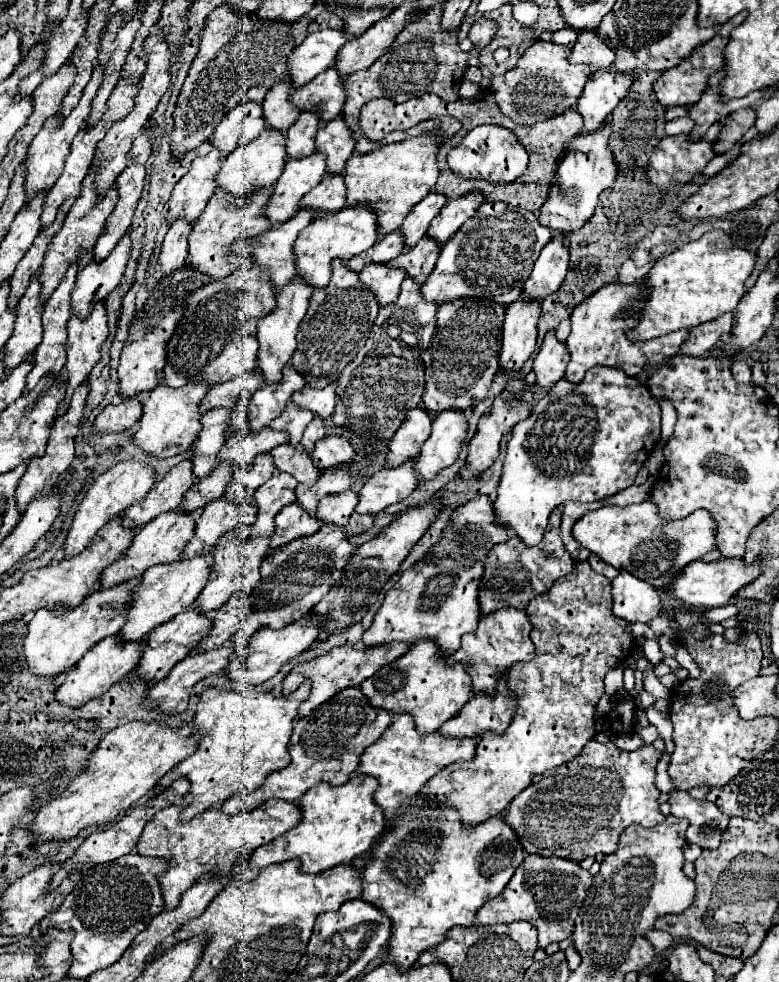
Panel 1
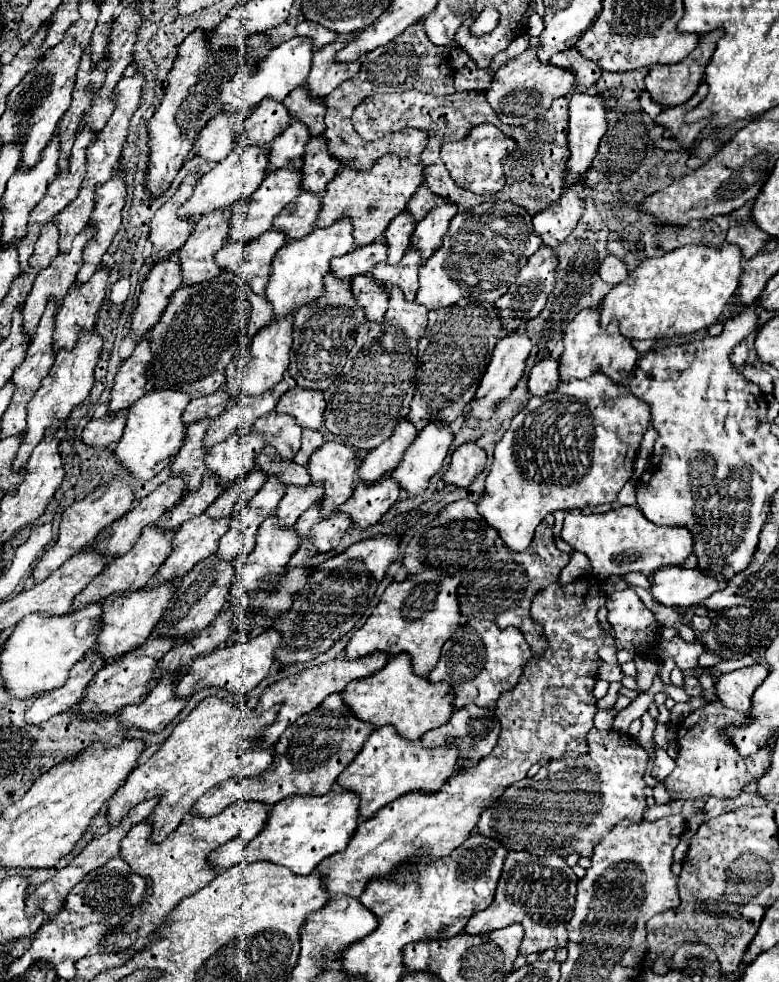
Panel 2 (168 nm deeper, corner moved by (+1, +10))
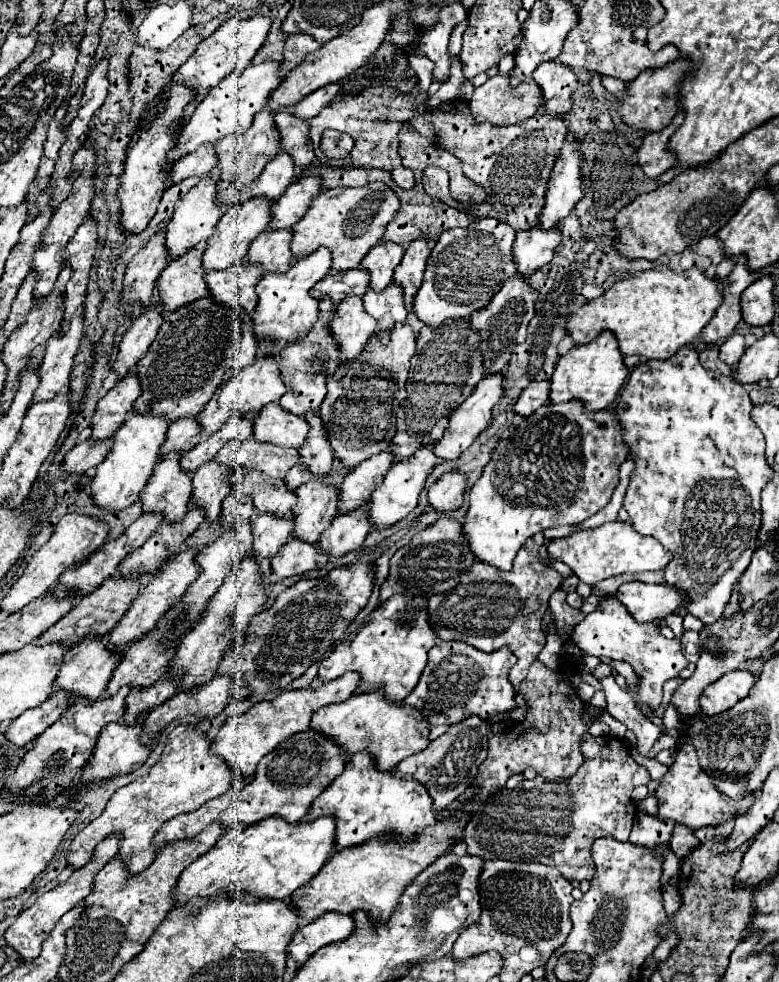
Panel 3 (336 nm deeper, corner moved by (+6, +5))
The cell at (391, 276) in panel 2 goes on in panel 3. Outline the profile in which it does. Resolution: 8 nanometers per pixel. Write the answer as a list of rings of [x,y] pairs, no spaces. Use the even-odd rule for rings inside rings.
[[[390,284],[384,292],[368,290],[362,300],[364,300],[364,310],[378,322],[376,336],[386,346],[390,340],[392,328],[398,322],[404,322],[408,316],[402,302],[402,288],[398,284]]]

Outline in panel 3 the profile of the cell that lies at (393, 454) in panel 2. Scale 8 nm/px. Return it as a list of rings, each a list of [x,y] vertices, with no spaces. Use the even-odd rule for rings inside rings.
[[[386,450],[374,458],[368,458],[366,462],[360,462],[354,470],[350,470],[338,492],[338,514],[348,514],[366,506],[390,466],[392,450]]]

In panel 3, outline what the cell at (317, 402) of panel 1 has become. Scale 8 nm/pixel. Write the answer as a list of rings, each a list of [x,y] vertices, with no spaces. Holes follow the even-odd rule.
[[[276,402],[264,406],[254,418],[254,440],[276,444],[280,448],[300,448],[310,426],[304,418],[282,410]]]

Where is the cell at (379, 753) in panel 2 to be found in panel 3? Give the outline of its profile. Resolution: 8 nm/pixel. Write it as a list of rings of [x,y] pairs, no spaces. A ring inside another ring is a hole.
[[[354,754],[346,762],[344,772],[312,802],[306,822],[314,822],[320,816],[336,818],[336,850],[366,844],[370,838],[386,838],[386,834],[398,834],[392,838],[410,842],[424,828],[436,824],[426,788],[416,782],[394,778],[392,772],[376,770],[374,760],[368,754]]]

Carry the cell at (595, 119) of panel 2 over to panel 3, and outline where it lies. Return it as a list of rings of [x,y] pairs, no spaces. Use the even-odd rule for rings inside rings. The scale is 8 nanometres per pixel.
[[[568,134],[560,158],[554,164],[554,170],[548,180],[546,188],[546,202],[542,212],[538,214],[538,226],[542,230],[554,228],[562,218],[570,214],[570,210],[576,206],[576,202],[582,198],[580,190],[580,152],[578,152],[580,142],[574,140],[572,134]]]

